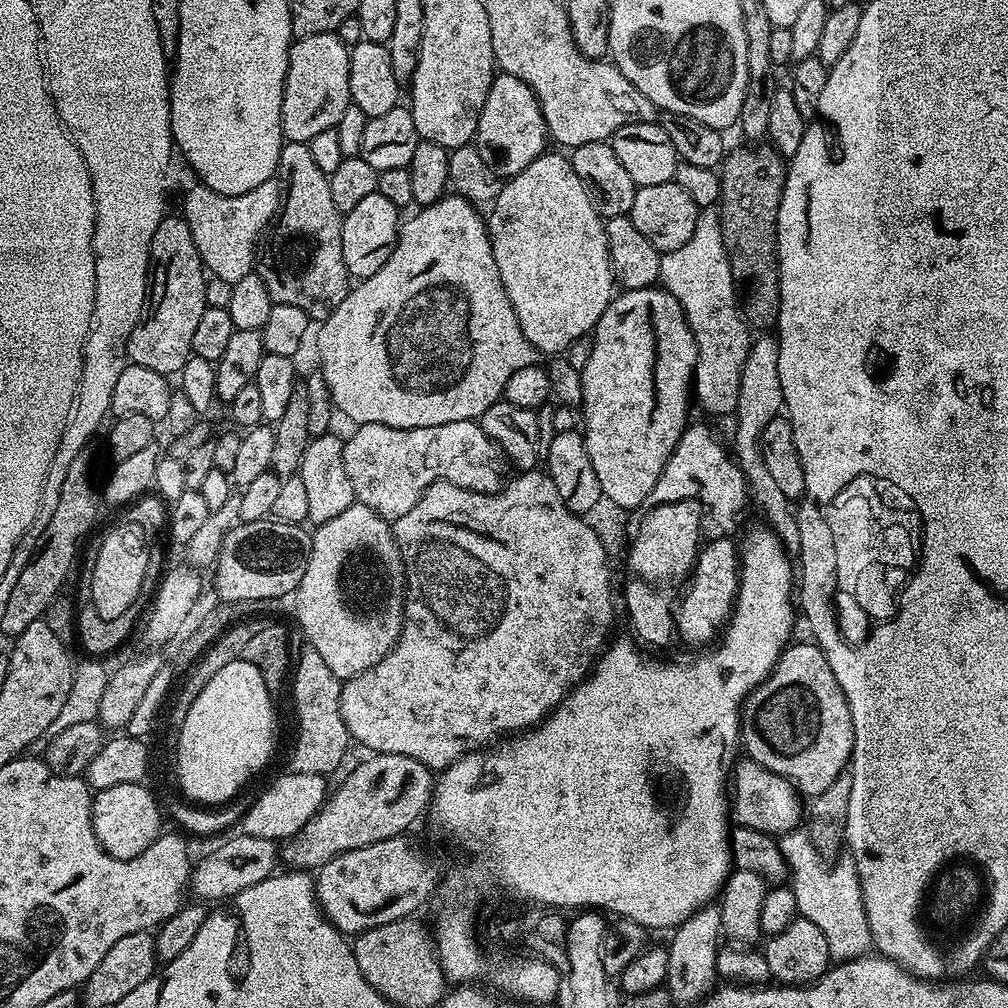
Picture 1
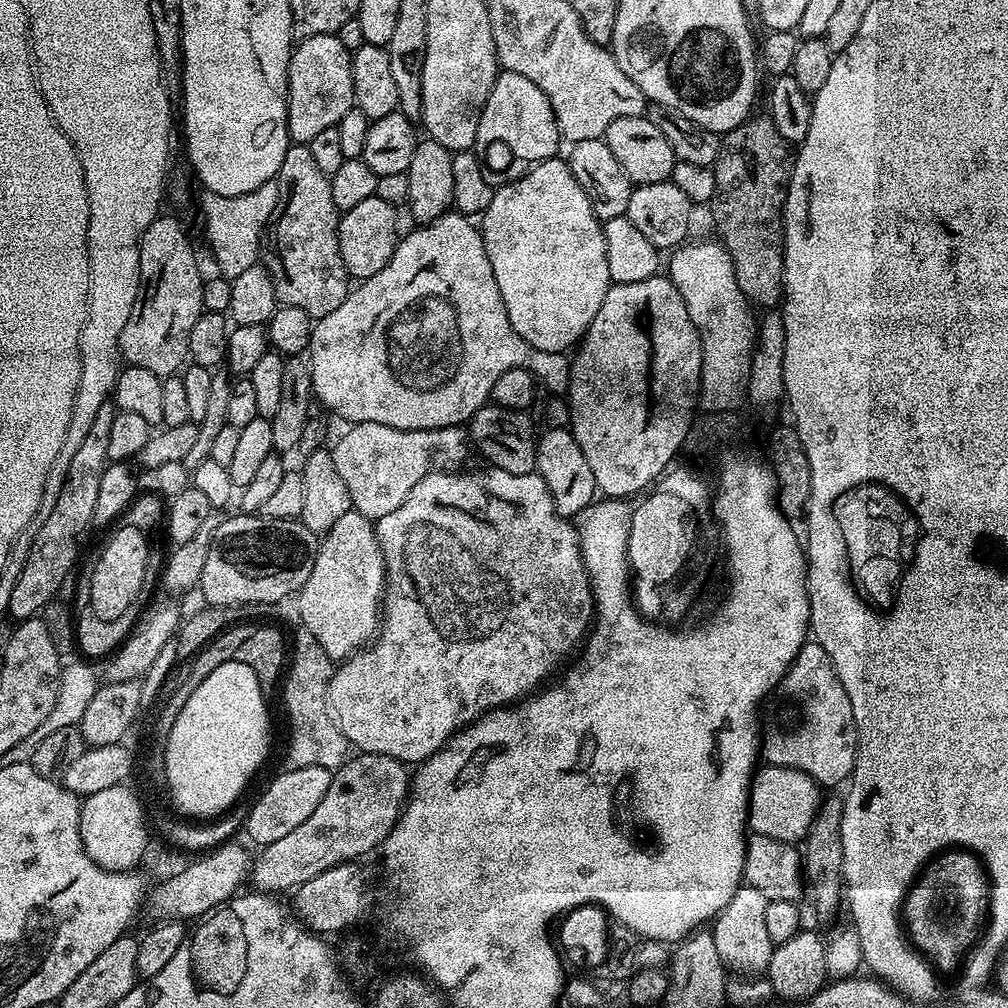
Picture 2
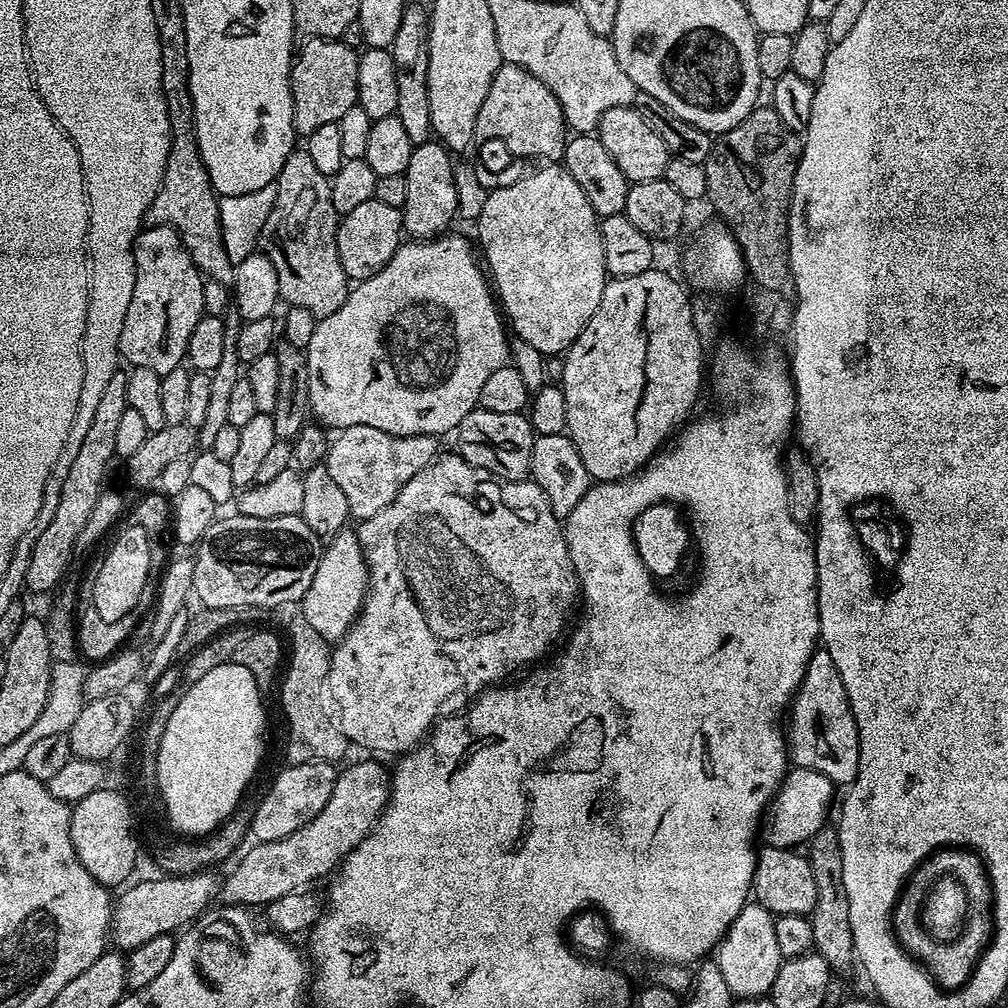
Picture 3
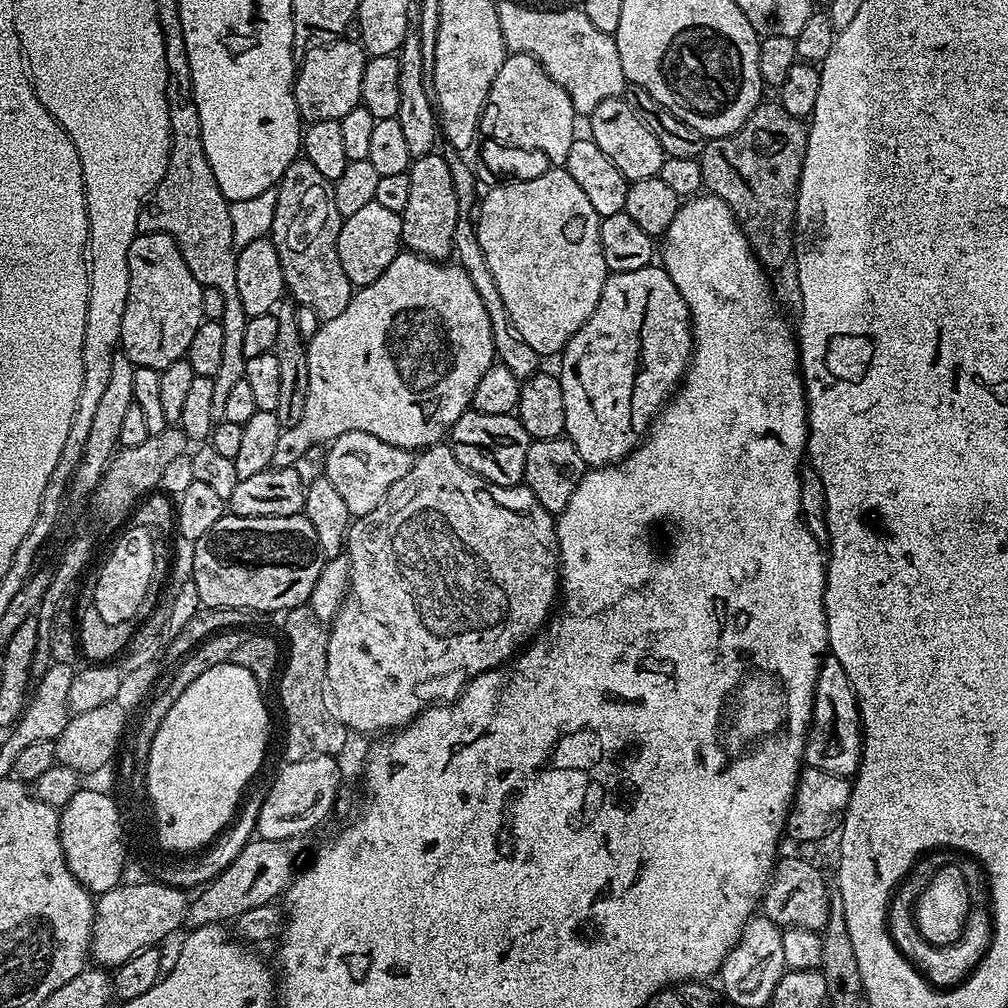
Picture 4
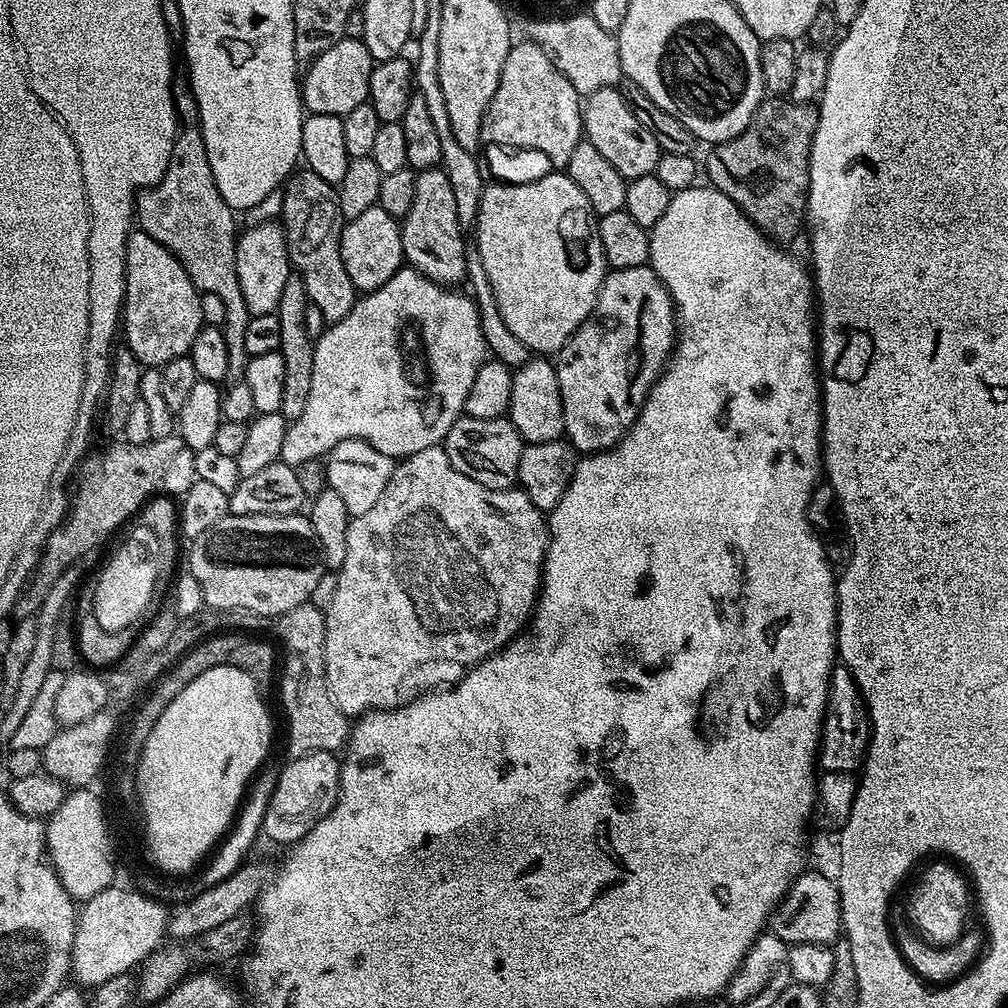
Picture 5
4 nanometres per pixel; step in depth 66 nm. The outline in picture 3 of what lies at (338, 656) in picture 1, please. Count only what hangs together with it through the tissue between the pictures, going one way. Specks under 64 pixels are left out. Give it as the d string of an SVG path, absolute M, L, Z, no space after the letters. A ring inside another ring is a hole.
M355 531L339 532L327 541L314 582L306 590L302 601L302 618L330 642L338 642L348 633L353 620L360 614L364 595L368 593L368 567L364 561L364 551Z

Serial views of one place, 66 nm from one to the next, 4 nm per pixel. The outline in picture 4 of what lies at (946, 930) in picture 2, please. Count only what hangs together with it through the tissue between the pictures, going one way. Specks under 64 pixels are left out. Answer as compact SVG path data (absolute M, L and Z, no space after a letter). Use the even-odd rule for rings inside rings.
M932 852L921 857L913 864L911 871L897 885L893 892L892 900L888 906L888 933L894 942L897 950L910 961L917 971L924 976L928 983L937 988L950 988L964 982L969 973L980 964L980 960L988 952L989 946L992 944L992 929L994 921L991 917L991 911L987 905L984 906L978 902L984 891L984 872L981 865L974 860L964 862L961 867L968 888L973 906L968 912L960 938L954 944L938 945L930 943L920 933L914 916L914 906L917 898L924 892L924 888L930 884L930 880L934 877L938 869L946 863L943 853Z

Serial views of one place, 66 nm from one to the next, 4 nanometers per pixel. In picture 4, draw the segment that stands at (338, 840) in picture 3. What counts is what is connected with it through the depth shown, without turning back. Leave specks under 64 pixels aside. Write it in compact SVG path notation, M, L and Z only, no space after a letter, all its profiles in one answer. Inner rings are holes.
M299 836L289 840L262 840L253 838L240 851L238 858L222 870L211 884L201 887L191 897L188 912L184 916L184 924L189 929L221 926L227 922L235 922L246 910L254 910L254 906L266 906L279 901L287 893L297 871L296 863L300 860L300 851L305 841Z

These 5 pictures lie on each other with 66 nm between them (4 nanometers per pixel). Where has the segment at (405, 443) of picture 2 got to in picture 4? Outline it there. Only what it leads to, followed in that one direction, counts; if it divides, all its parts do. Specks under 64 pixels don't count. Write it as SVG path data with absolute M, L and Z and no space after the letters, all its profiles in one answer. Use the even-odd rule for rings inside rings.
M354 430L350 434L342 434L337 440L327 445L326 470L324 476L338 490L338 495L346 501L349 517L370 514L382 498L398 482L398 478L406 475L414 459L407 448L390 446L390 442L382 442L382 438L374 438L374 434L366 434L362 430Z

